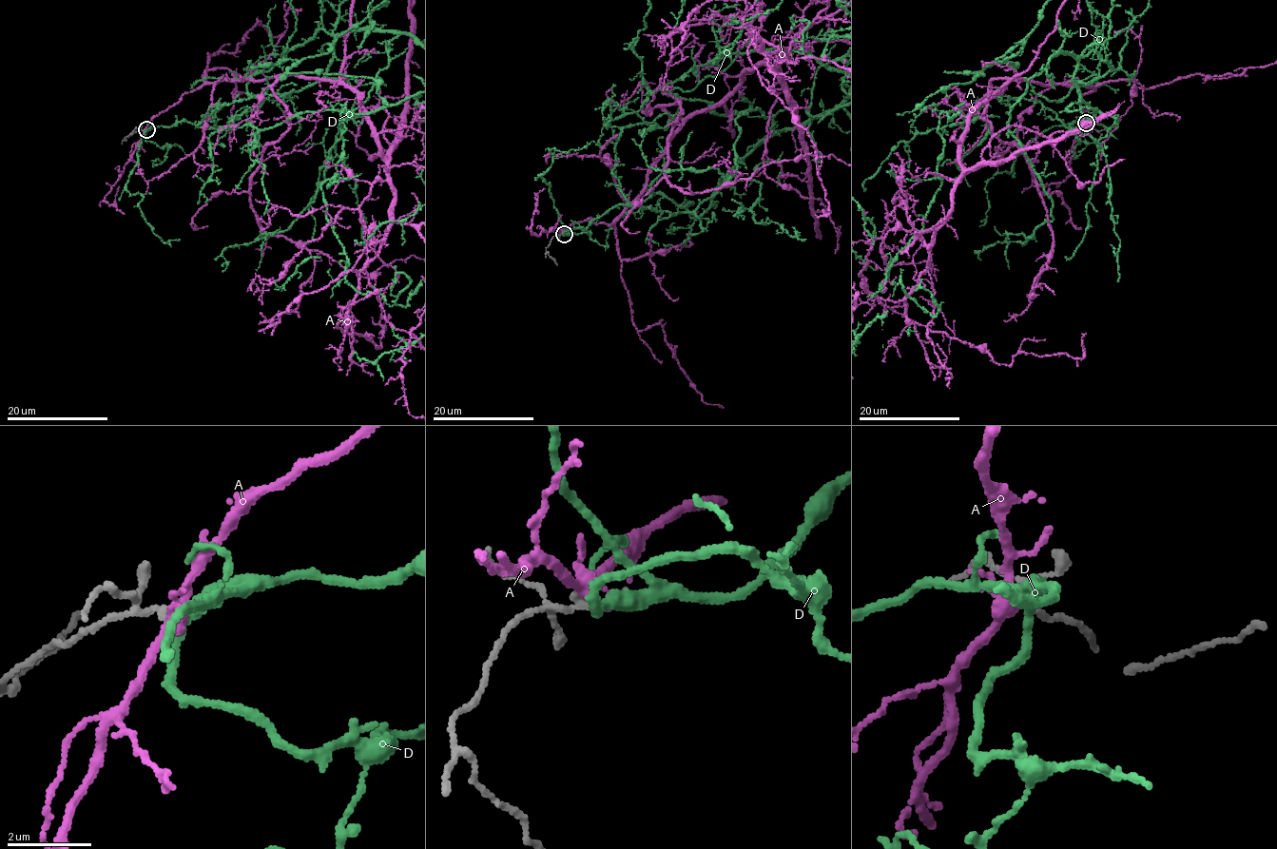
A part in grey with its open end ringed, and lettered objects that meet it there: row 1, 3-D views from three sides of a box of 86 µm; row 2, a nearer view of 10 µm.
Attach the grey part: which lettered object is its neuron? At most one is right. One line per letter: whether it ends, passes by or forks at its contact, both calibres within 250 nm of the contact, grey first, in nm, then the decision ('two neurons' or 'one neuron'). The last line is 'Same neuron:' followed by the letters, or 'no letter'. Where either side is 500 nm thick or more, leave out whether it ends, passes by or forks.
A: it forks; calibres 140 and 260 nm; two neurons
D: it passes by; calibres 130 and 320 nm; two neurons
Same neuron: no letter

